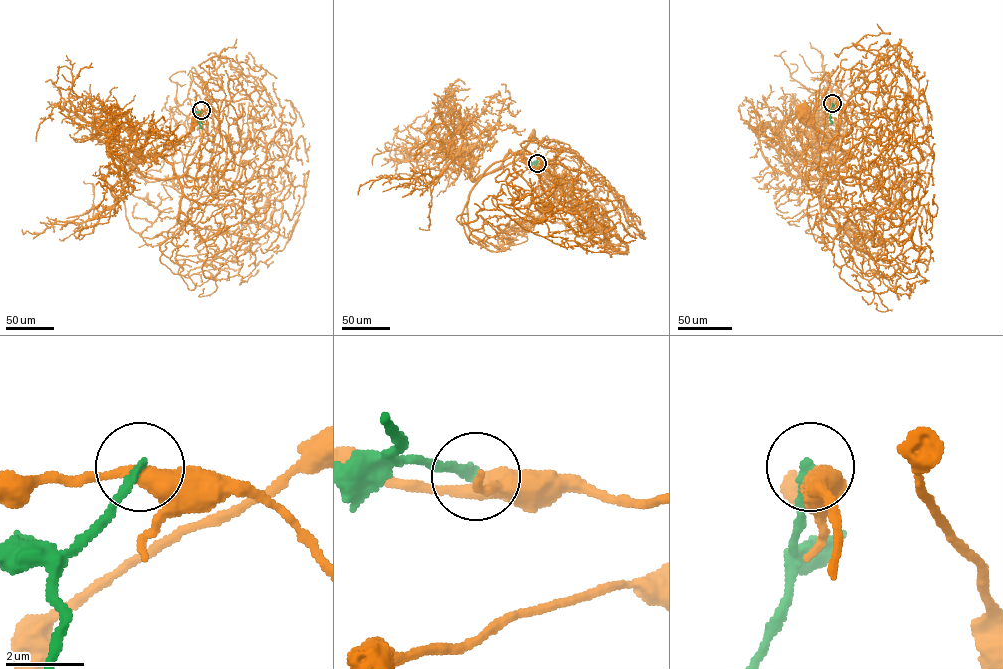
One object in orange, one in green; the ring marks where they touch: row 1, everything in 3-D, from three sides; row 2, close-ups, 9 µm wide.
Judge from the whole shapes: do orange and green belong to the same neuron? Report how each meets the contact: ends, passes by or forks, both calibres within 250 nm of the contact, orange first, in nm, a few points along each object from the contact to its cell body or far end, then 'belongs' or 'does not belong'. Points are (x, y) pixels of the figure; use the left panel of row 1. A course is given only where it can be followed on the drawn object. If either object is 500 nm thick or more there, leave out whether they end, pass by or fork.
orange passes by; green ends; calibres 440 and 240 nm; course orange (201, 110), (195, 107), (202, 124), (200, 147), (177, 176), (157, 154), (178, 144), (195, 121); course green (201, 110), (199, 127); does not belong

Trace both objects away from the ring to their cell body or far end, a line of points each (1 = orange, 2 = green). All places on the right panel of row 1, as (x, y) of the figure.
1: (832, 103), (840, 99), (843, 108), (834, 161), (827, 166), (822, 177), (818, 168), (842, 152), (805, 115)
2: (832, 103), (832, 123)

